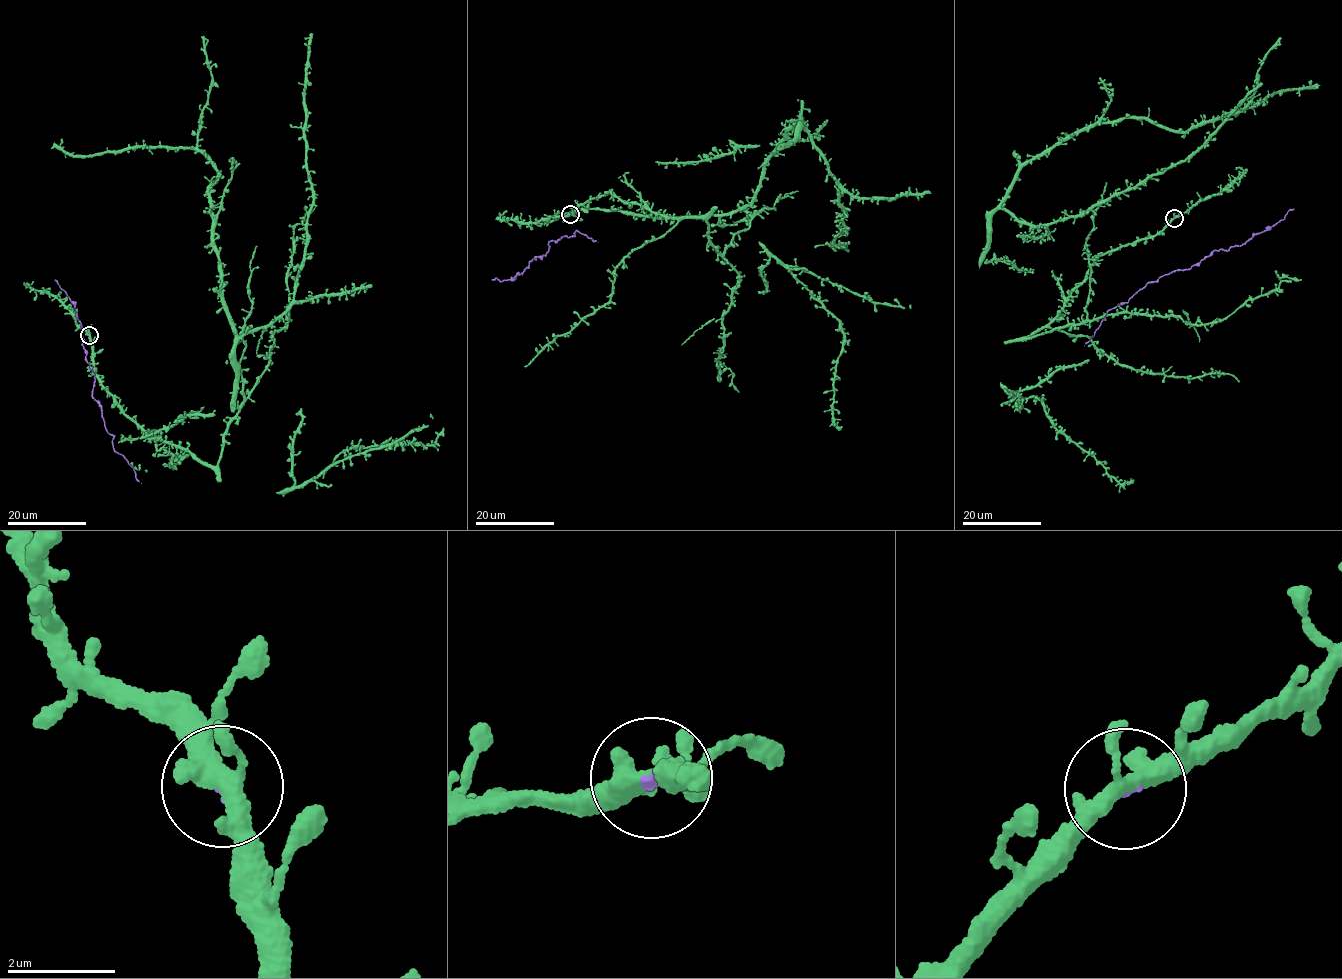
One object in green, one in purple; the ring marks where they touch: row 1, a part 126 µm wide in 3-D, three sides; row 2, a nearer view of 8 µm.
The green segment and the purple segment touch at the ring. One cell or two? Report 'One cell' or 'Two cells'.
One cell

